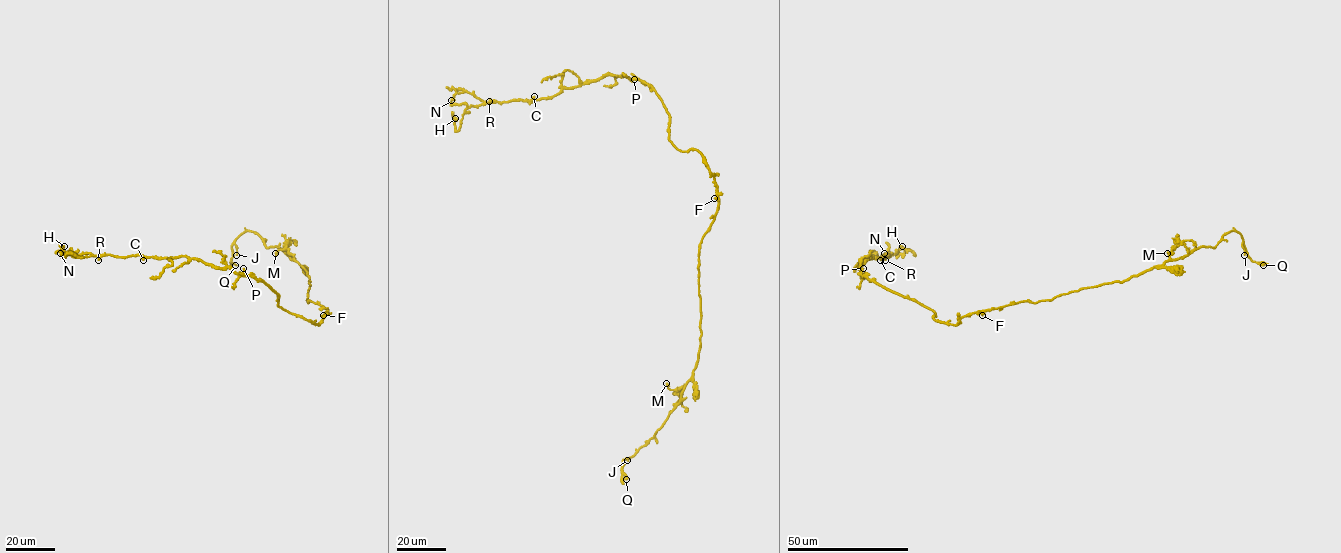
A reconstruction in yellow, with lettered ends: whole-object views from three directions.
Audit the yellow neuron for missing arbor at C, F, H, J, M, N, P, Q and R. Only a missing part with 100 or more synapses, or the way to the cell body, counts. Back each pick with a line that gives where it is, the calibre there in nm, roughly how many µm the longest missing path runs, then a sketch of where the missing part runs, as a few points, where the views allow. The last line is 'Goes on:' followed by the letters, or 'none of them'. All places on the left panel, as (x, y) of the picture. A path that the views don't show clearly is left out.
Q: at (235, 265); 220 nm thick; about 30 µm are missing; missing branch runs (235, 265), (253, 262), (259, 255), (260, 246), (251, 238)
Goes on: Q

